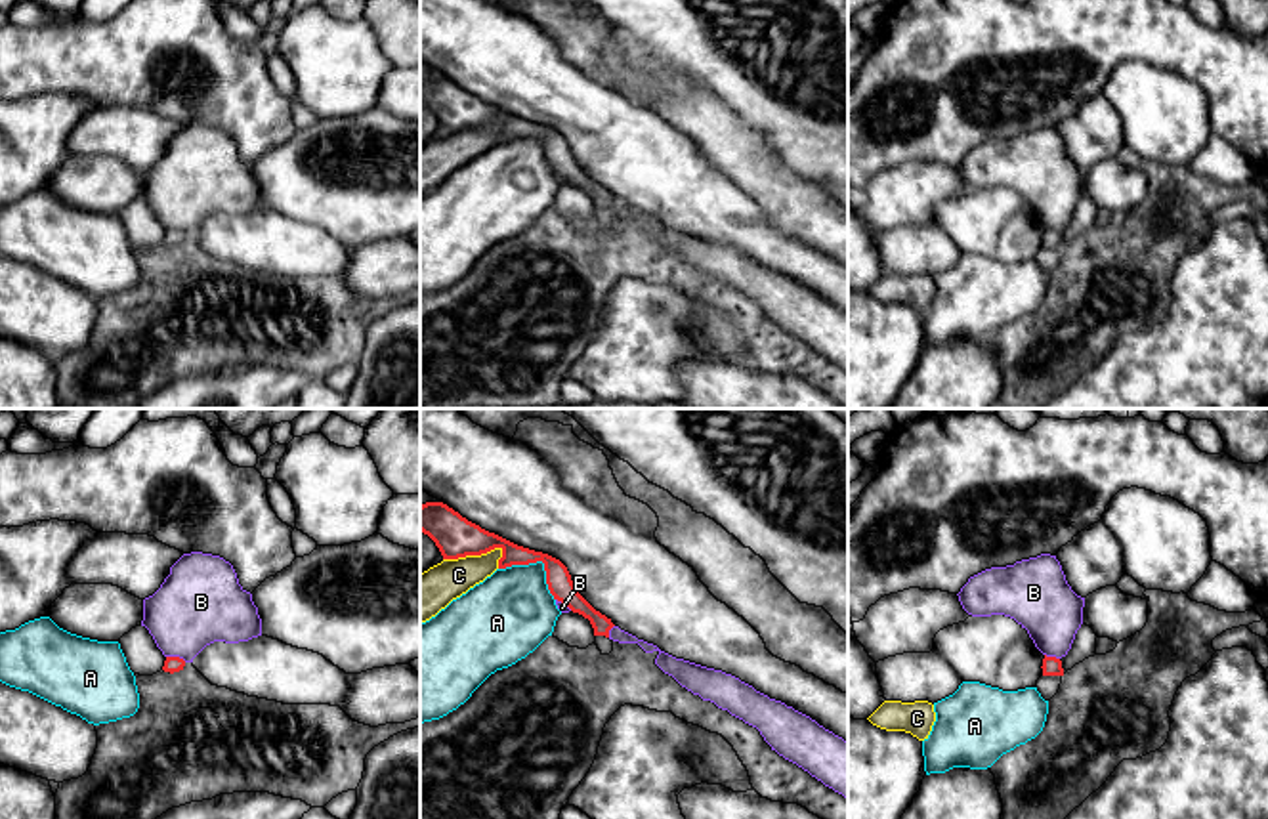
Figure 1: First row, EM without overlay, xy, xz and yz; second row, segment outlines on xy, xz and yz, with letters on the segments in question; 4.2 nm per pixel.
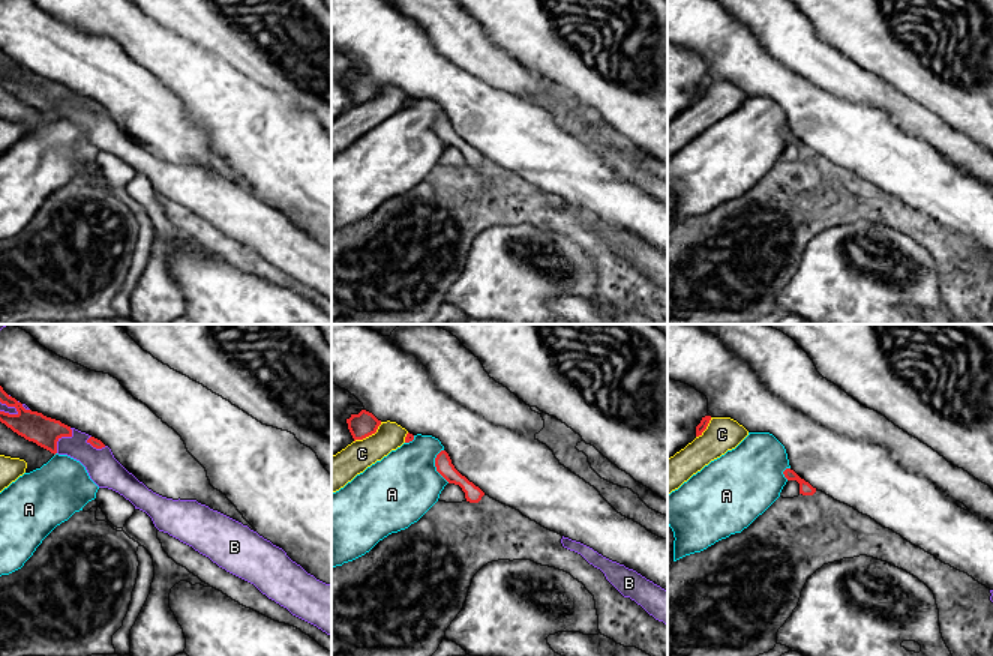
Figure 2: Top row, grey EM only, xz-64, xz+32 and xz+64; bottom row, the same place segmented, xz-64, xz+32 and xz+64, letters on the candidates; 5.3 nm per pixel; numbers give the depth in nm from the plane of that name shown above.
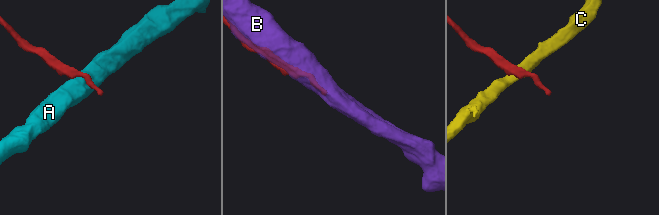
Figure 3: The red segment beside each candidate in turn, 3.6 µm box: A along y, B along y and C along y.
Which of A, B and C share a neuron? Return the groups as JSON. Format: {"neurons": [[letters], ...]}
{"neurons": [["A"], ["B"], ["C"]]}

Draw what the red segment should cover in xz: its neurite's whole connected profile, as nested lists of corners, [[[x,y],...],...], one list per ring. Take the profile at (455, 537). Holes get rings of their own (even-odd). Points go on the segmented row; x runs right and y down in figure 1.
[[[426,502],[420,506],[420,531],[435,542],[443,559],[481,556],[500,548],[502,557],[498,559],[498,569],[542,561],[546,584],[554,599],[565,603],[573,613],[590,620],[596,645],[602,655],[609,655],[613,651],[609,630],[615,624],[579,594],[567,567],[560,559],[518,546],[495,533],[489,533],[443,502]]]

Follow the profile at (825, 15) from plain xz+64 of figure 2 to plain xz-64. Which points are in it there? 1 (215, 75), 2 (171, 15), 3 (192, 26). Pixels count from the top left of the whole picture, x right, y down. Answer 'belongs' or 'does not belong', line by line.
1: does not belong
2: belongs
3: belongs

